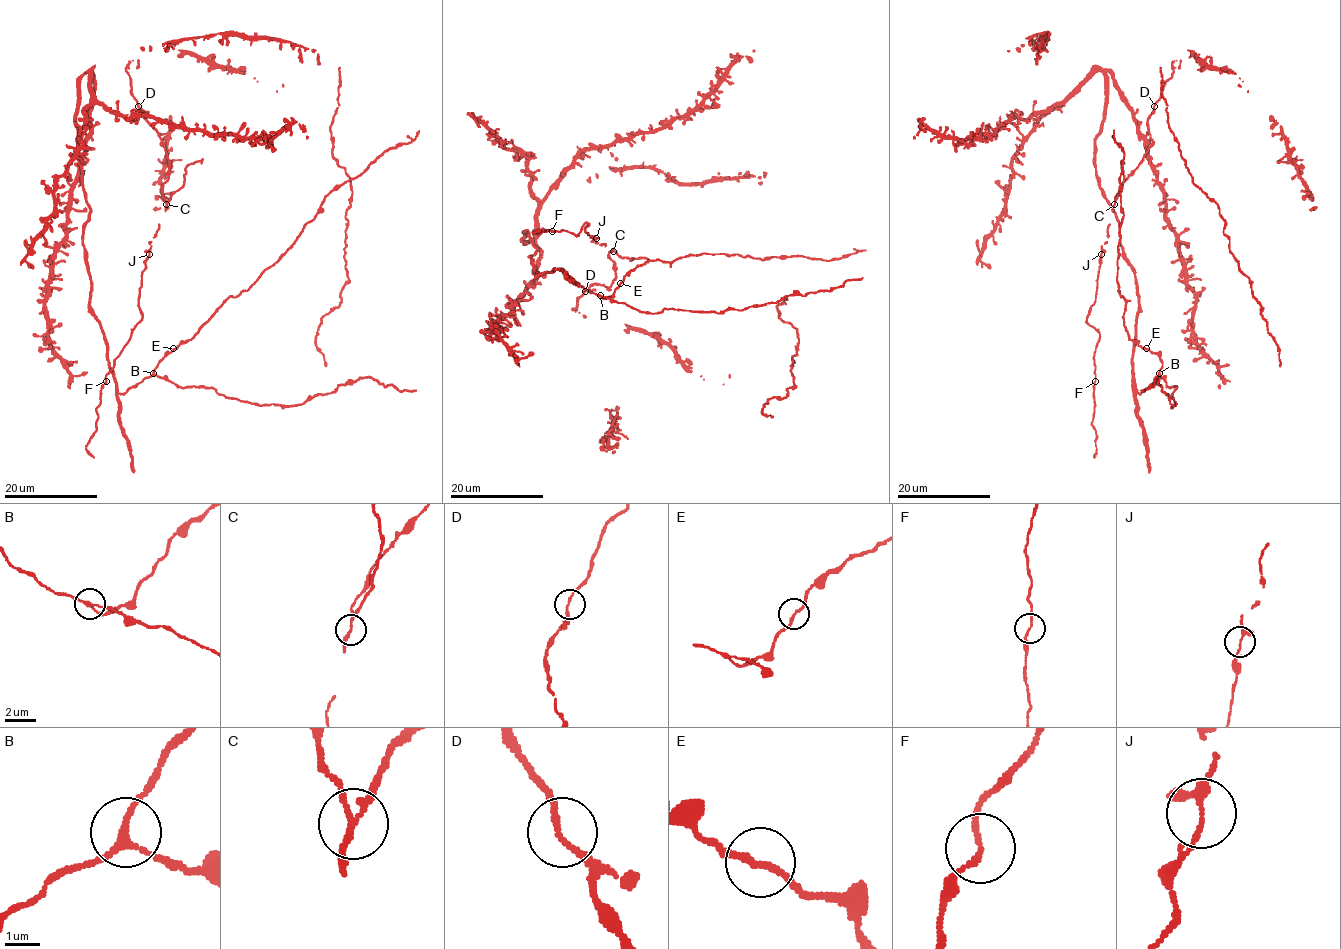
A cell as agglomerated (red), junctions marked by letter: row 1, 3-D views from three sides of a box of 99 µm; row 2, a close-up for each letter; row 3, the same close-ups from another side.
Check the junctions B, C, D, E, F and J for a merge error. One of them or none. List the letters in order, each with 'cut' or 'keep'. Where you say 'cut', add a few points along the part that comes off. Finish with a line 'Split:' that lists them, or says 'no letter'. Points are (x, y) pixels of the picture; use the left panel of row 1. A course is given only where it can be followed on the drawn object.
B: keep
C: cut; foreign part runs (166, 204), (184, 184), (186, 166), (202, 158)
D: keep
E: keep
F: keep
J: keep
Split: C

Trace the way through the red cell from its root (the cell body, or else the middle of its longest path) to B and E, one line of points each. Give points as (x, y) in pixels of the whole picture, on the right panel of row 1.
B: (1138, 307), (1132, 356), (1136, 391), (1139, 394), (1146, 389), (1159, 373)
E: (1138, 307), (1132, 356), (1132, 377), (1138, 394), (1155, 380), (1162, 366), (1161, 359), (1146, 348)

